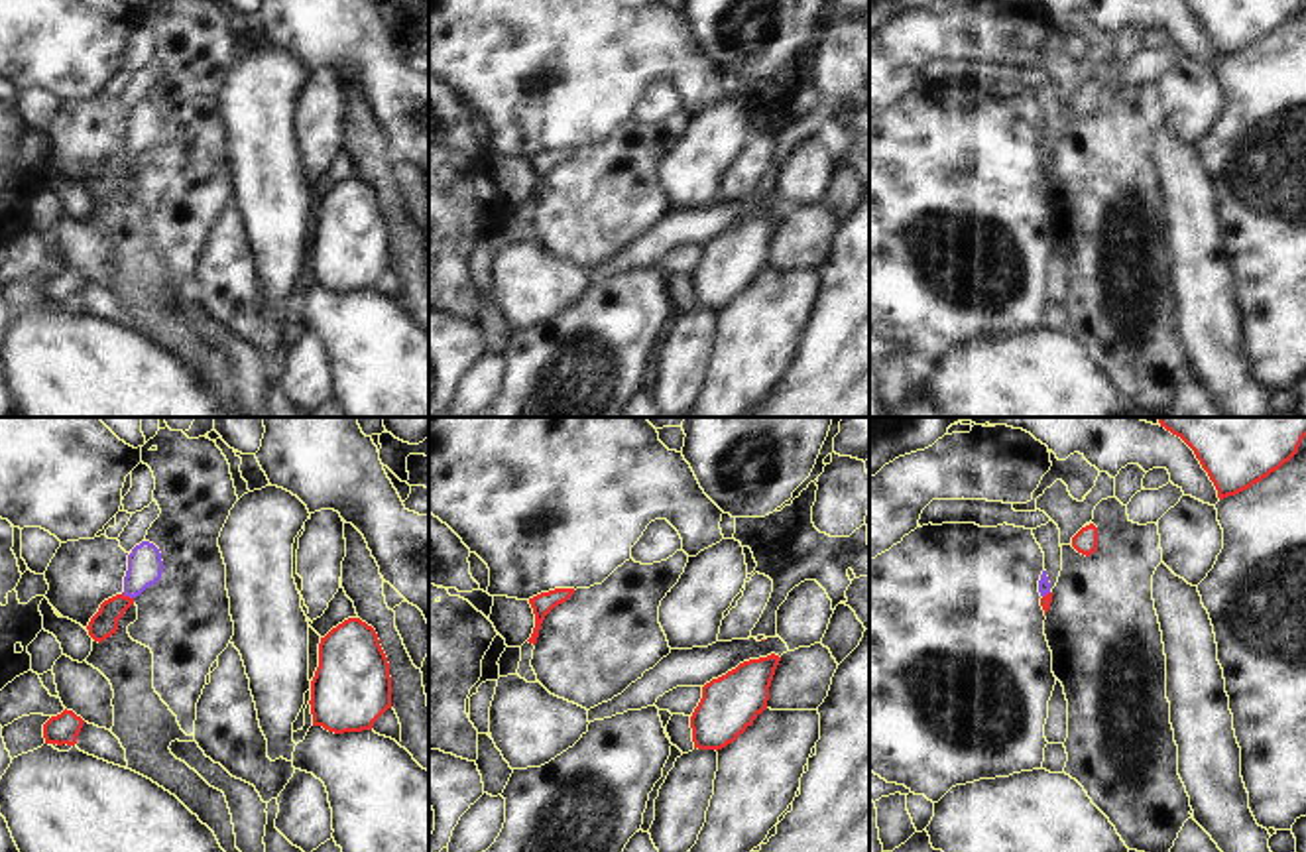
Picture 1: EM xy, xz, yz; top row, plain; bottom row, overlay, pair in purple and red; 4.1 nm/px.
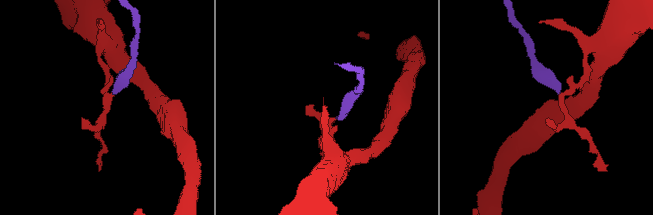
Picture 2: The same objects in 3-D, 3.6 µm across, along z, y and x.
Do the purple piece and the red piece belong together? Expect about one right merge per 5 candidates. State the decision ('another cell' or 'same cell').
same cell

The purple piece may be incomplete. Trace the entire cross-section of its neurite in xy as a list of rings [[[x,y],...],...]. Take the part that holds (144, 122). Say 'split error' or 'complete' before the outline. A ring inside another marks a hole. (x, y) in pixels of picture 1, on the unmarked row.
split error | [[[142,100],[128,114],[128,130],[124,136],[124,152],[104,159],[98,171],[90,177],[87,189],[94,201],[104,201],[118,189],[118,179],[134,163],[148,146],[161,138],[163,120],[159,108]]]

